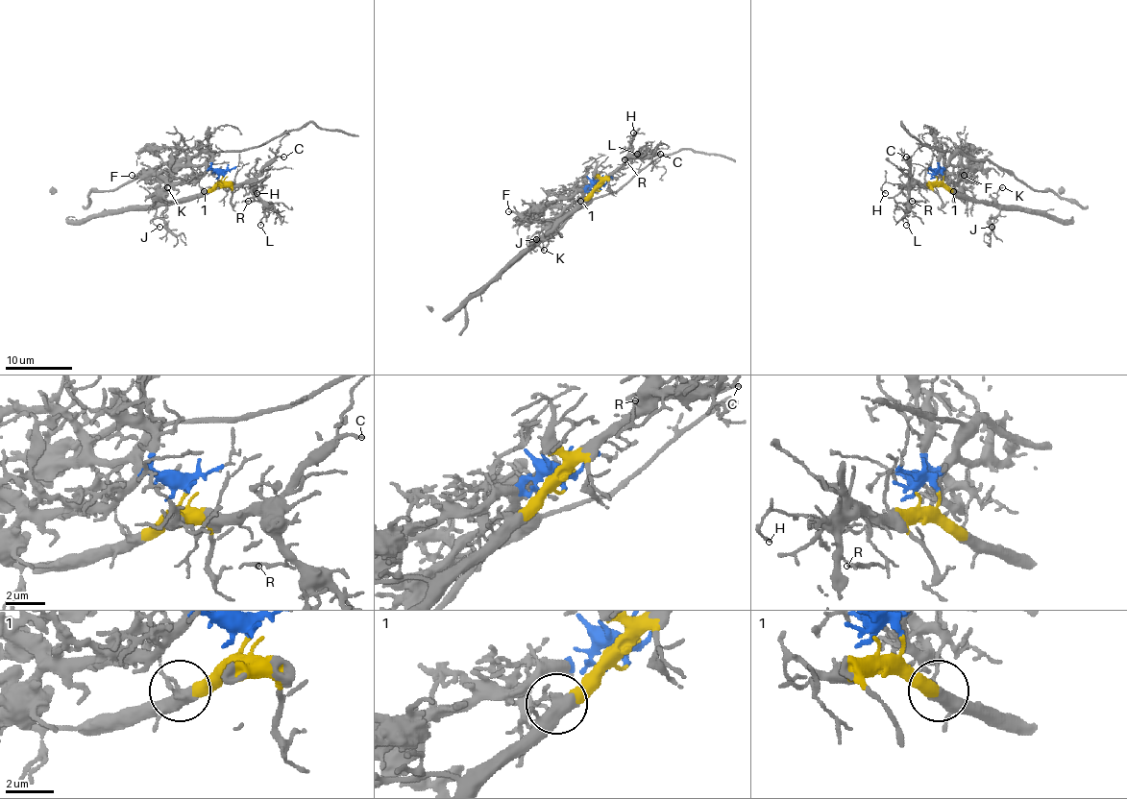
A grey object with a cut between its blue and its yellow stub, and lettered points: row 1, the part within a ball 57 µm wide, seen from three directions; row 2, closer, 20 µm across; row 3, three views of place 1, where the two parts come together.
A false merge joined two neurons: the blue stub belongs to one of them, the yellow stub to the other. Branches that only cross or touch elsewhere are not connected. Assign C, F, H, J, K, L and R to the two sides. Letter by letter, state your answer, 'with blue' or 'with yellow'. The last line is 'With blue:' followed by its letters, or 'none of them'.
C: with yellow
F: with blue
H: with yellow
J: with yellow
K: with yellow
L: with yellow
R: with yellow
With blue: F

